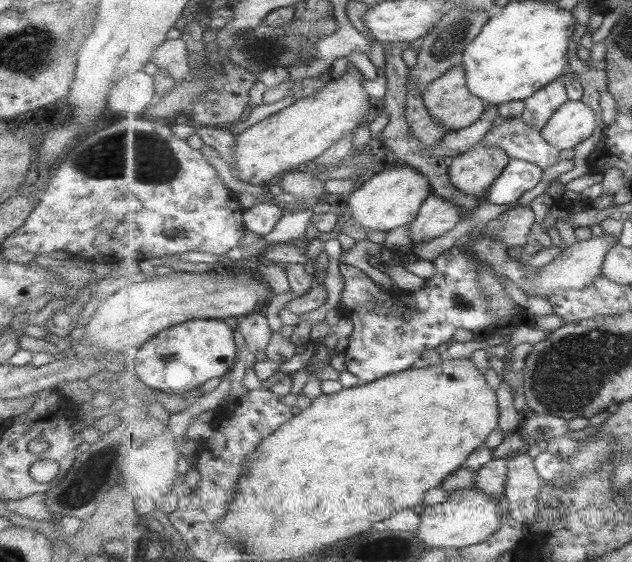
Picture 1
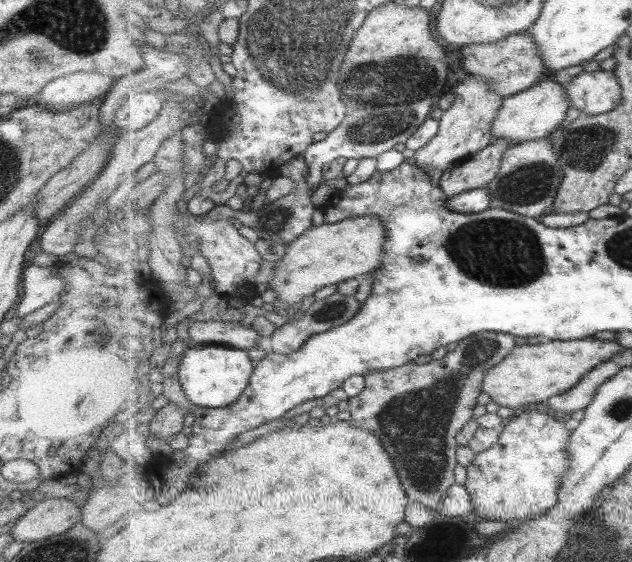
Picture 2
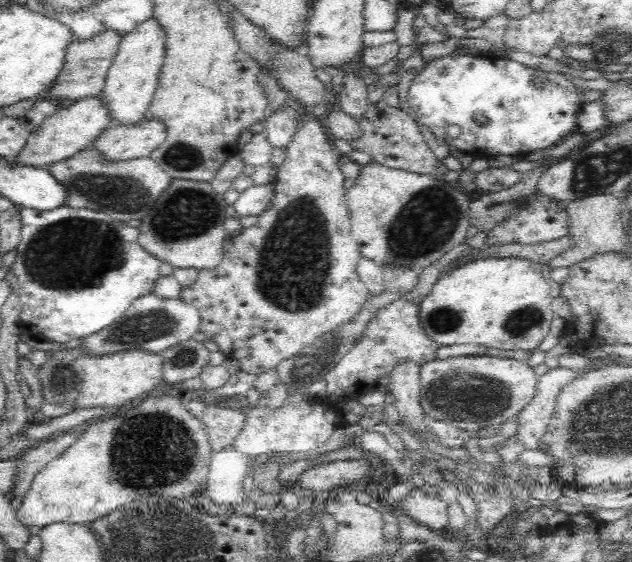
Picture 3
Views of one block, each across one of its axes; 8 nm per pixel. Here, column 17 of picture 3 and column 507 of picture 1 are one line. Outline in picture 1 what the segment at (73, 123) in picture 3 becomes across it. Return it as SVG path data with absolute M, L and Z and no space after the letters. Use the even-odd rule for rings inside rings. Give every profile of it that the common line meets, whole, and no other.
M475 145L452 159L451 185L472 199L477 194L483 195L504 174L510 160L508 152L501 146Z

